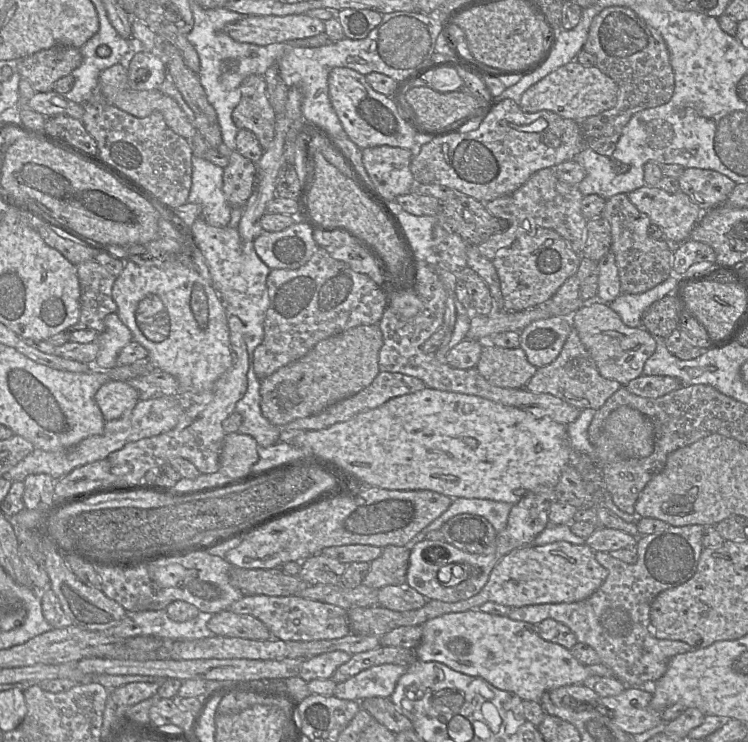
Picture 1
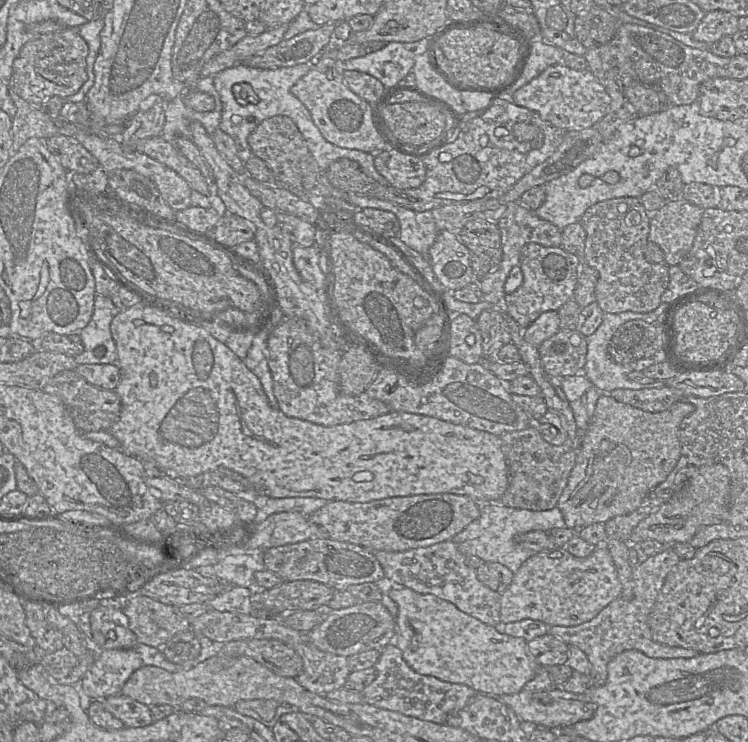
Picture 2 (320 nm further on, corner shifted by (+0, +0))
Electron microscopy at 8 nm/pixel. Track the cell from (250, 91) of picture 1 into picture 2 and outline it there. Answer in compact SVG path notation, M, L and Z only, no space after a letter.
M276 115L263 120L248 136L248 144L253 155L262 159L273 172L277 182L295 188L302 188L302 179L310 151L291 118Z

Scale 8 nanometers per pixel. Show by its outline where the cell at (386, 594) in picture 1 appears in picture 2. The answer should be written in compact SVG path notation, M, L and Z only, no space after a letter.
M361 602L355 606L332 611L319 625L307 632L309 640L320 650L350 657L360 651L383 650L393 643L396 618L382 602Z

